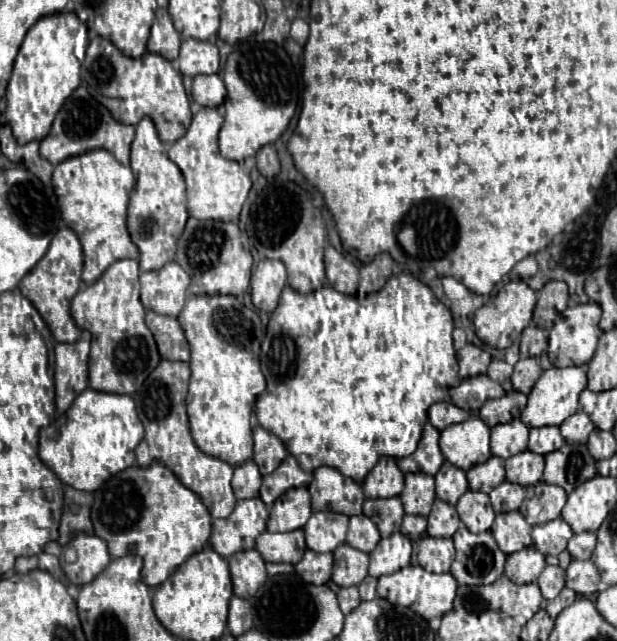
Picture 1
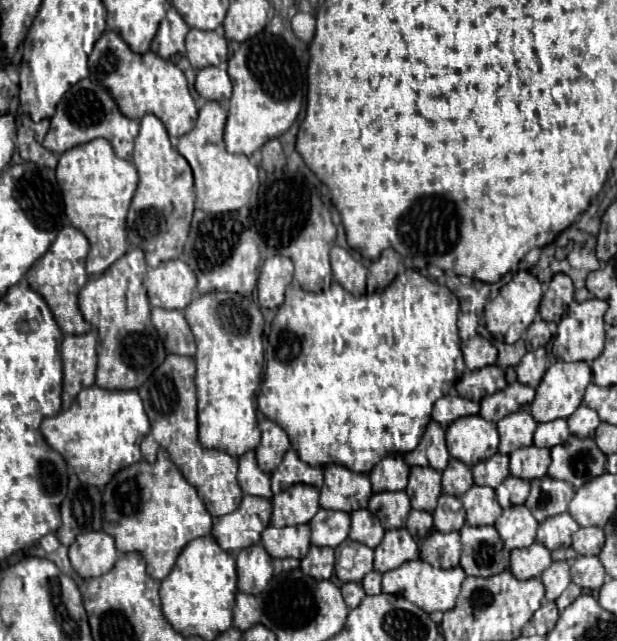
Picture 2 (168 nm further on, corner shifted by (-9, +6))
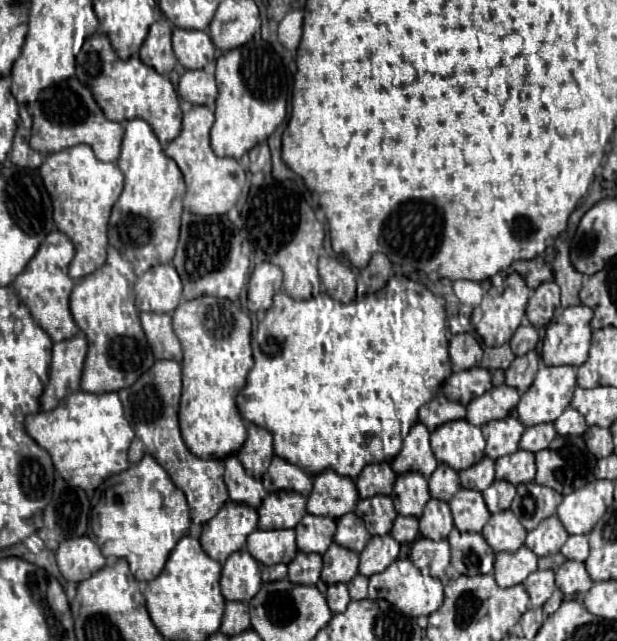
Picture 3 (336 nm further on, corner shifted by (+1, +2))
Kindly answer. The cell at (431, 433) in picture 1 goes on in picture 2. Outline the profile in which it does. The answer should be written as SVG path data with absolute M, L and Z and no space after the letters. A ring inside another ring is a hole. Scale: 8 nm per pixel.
M430 421L428 429L424 431L418 449L428 457L430 467L434 467L436 471L444 471L448 465L448 449L446 449L446 439L444 439L444 429L436 423Z

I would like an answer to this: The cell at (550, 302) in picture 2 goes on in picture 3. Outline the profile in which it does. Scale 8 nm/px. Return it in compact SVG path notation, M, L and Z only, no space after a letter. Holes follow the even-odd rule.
M546 281L538 289L534 289L526 307L526 317L534 327L544 327L554 317L558 305L560 305L560 287L554 281Z

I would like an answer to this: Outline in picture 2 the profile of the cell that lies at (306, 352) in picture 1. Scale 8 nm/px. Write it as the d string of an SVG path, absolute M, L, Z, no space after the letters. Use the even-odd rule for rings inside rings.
M406 269L384 290L376 291L370 295L360 295L360 297L350 295L337 283L332 283L328 291L322 291L322 293L308 293L308 291L300 289L298 285L290 285L286 299L278 307L278 313L270 327L268 345L266 345L266 373L264 373L264 381L260 387L260 395L256 399L258 409L288 433L292 447L296 449L296 453L300 453L300 459L308 465L324 467L324 465L336 463L336 465L344 465L356 473L368 475L372 471L372 467L386 455L414 451L418 447L418 441L420 441L428 421L430 421L430 411L432 411L434 401L440 399L442 395L446 395L464 371L464 359L462 359L460 337L458 337L458 327L456 327L460 307L456 307L456 303L458 303L458 299L454 297L454 293L450 293L450 289L446 285L434 283L414 269Z

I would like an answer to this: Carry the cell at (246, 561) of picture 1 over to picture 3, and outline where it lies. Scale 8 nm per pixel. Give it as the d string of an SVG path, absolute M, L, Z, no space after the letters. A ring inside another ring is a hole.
M246 549L232 553L222 567L222 583L220 585L222 585L222 595L228 601L248 603L262 585L258 561Z

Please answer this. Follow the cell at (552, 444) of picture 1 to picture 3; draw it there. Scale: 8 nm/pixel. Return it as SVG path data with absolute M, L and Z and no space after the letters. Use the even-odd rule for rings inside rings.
M542 423L542 425L534 425L534 427L528 427L520 439L520 449L526 449L526 451L532 451L532 453L538 453L542 449L546 449L552 439L556 437L556 429L552 423Z

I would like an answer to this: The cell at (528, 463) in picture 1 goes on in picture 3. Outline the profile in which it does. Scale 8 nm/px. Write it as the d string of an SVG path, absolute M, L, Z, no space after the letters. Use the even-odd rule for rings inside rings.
M516 451L512 455L504 455L496 459L496 477L510 481L512 485L534 481L536 461L530 451Z

